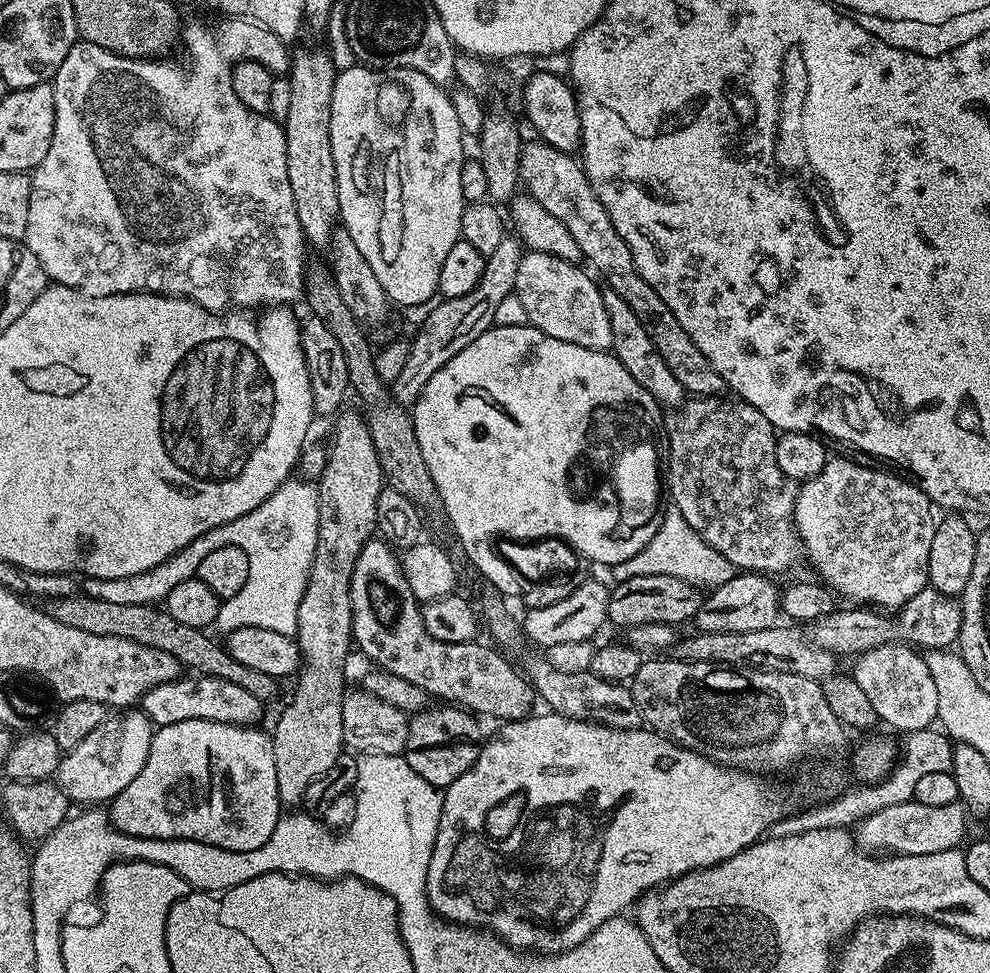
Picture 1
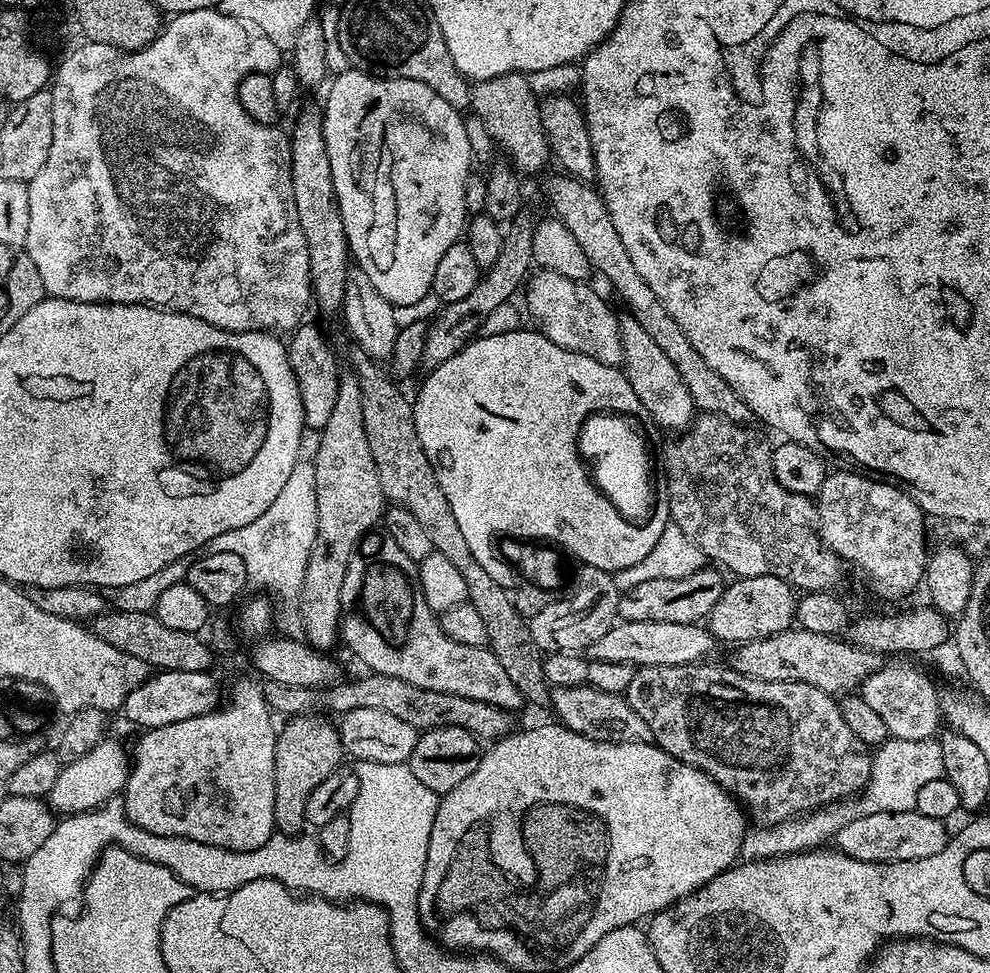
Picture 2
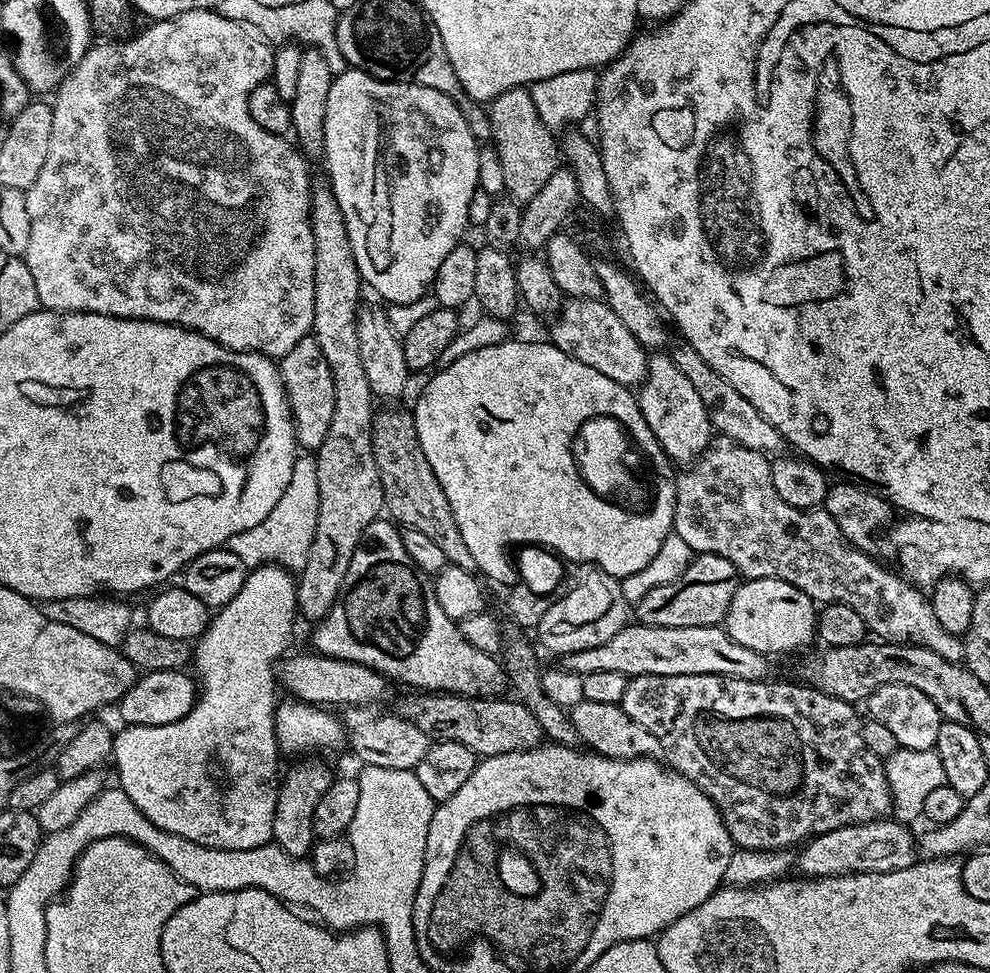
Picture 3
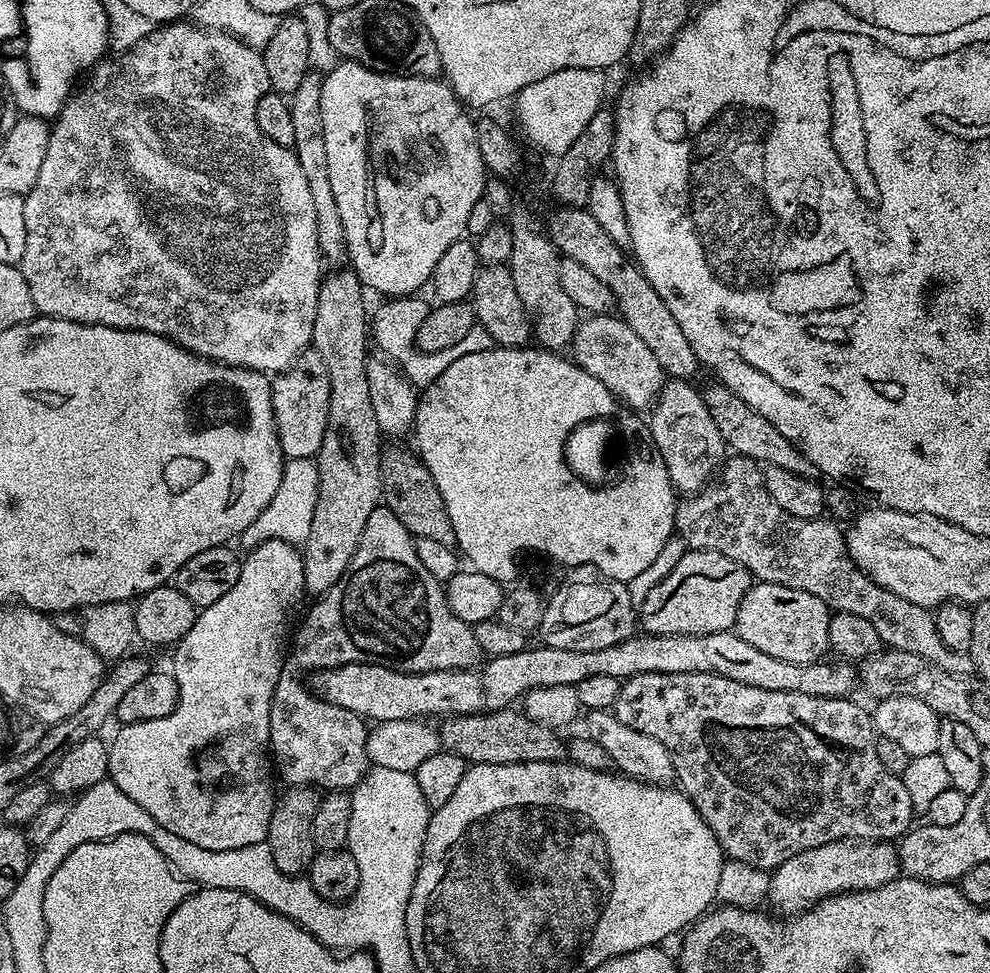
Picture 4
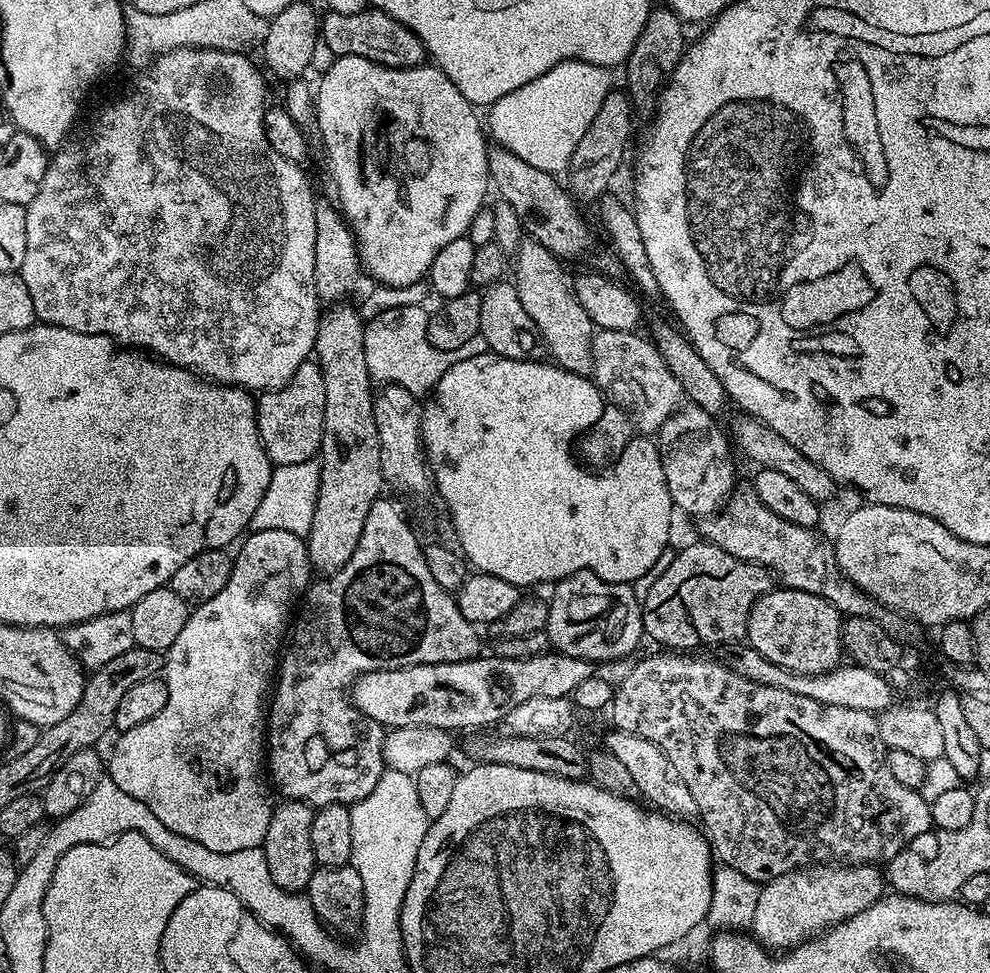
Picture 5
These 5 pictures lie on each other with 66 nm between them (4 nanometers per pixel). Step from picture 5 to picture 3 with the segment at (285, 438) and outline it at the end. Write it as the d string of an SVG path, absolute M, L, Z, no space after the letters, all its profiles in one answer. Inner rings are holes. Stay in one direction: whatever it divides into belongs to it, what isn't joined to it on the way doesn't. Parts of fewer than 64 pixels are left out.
M315 336L302 337L285 356L279 357L278 367L288 396L288 408L292 412L292 425L296 431L296 442L301 449L318 450L326 442L326 430L330 430L330 418L334 418L334 378L322 350L318 350Z

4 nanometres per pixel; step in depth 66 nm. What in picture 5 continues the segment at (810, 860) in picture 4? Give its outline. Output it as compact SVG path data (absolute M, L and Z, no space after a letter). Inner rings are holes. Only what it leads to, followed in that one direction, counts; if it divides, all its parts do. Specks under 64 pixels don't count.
M875 864L797 868L795 872L782 874L761 887L750 932L769 950L791 950L821 930L849 920L854 914L869 908L885 892L885 873Z

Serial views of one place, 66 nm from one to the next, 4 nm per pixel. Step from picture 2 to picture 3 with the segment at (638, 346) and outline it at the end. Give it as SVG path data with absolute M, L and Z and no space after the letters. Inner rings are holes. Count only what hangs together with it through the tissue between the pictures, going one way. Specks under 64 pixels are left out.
M649 355L648 375L639 385L638 399L642 418L646 418L650 430L654 432L659 451L664 451L679 466L688 466L699 460L709 444L713 443L714 429L706 414L706 406L702 406L702 398L698 398L686 374L674 366L671 355Z

